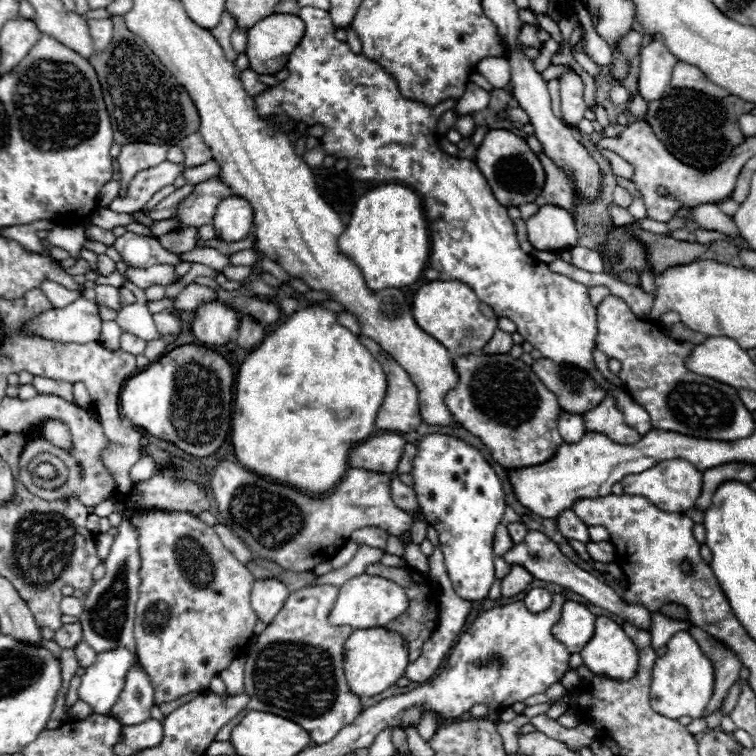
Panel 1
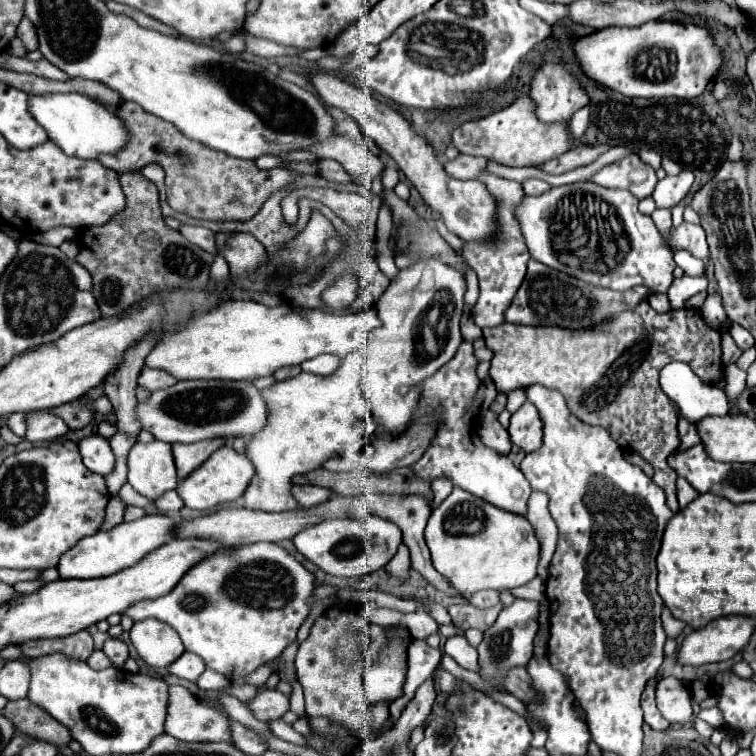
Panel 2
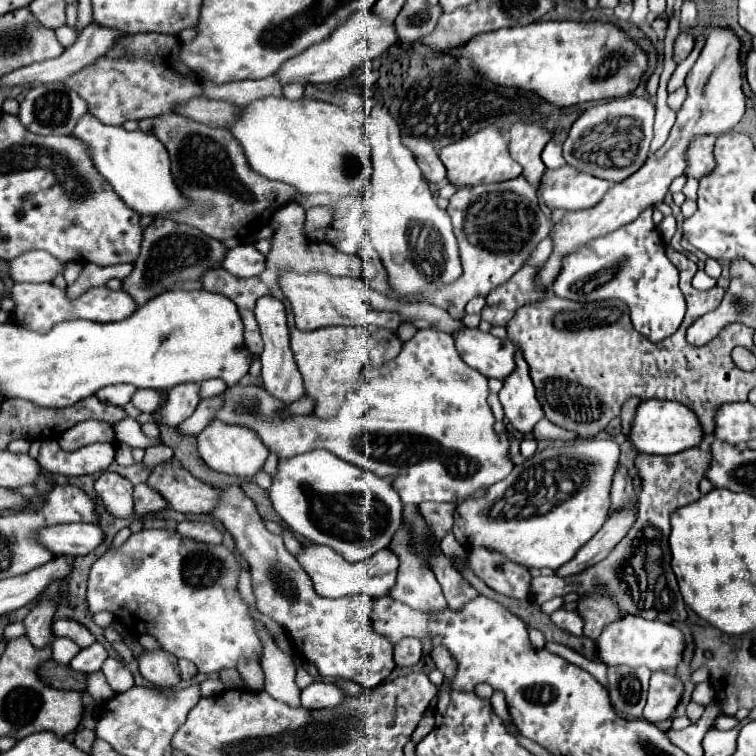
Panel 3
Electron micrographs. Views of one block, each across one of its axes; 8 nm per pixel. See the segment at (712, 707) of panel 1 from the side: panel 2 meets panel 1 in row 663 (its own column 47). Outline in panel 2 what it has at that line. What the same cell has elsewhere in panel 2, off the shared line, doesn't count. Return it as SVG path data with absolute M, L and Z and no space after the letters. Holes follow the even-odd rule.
M28 698L8 702L2 714L26 736L46 740L50 744L56 744L60 748L68 746L72 736L66 726L56 722L44 708L32 704Z

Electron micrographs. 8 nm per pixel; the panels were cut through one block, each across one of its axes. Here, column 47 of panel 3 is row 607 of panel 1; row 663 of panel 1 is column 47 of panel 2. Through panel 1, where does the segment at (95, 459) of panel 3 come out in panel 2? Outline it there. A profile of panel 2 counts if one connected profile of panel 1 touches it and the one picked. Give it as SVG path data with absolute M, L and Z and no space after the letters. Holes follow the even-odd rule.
M38 410L38 412L30 412L28 414L28 432L26 438L32 444L40 444L40 442L52 442L54 438L60 438L68 432L68 426L64 426L62 418L56 418L54 414L50 414L48 410Z

